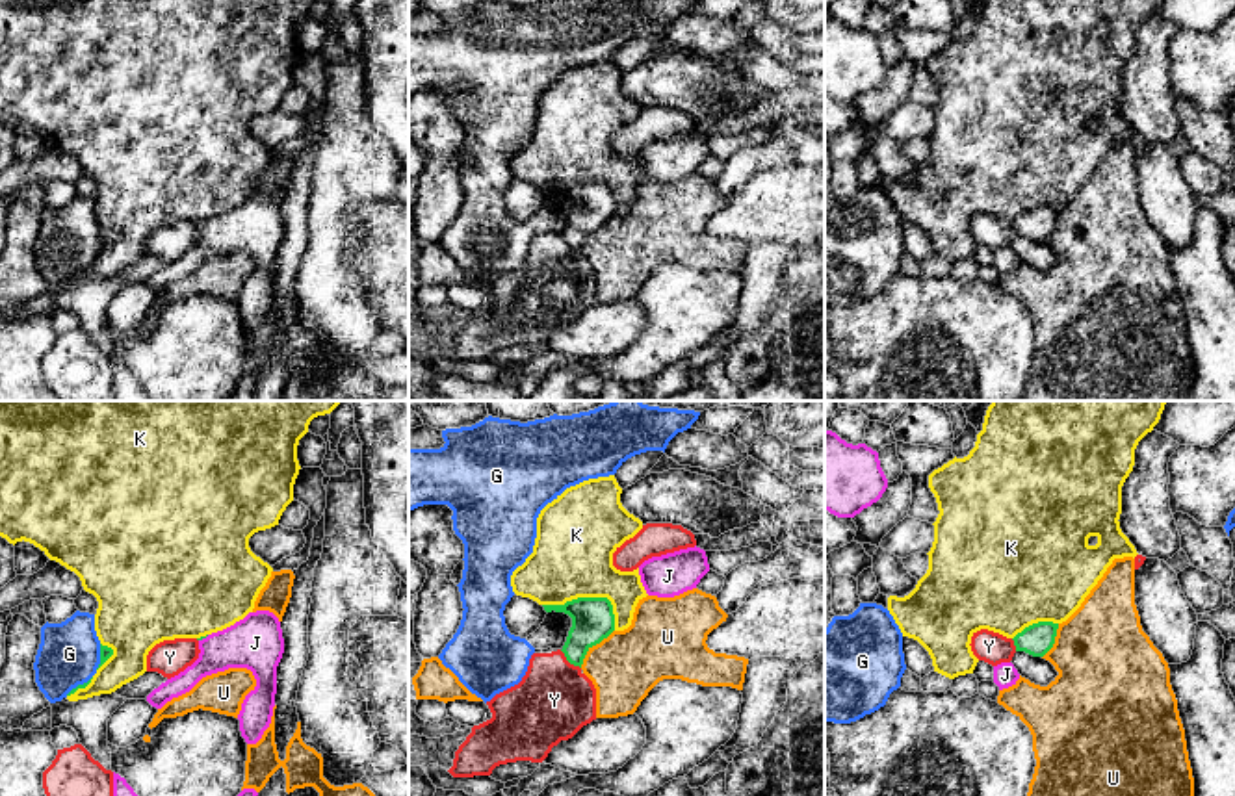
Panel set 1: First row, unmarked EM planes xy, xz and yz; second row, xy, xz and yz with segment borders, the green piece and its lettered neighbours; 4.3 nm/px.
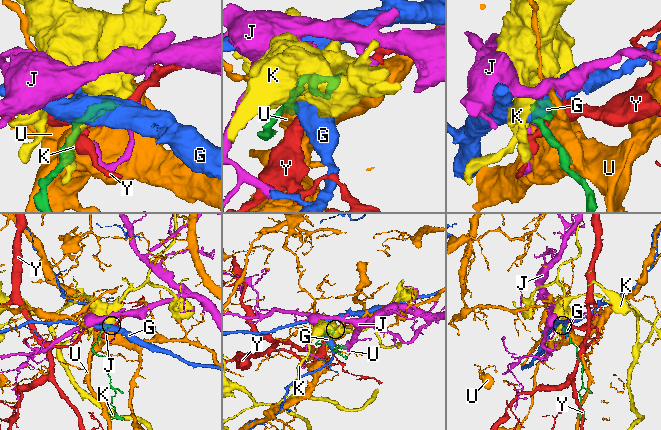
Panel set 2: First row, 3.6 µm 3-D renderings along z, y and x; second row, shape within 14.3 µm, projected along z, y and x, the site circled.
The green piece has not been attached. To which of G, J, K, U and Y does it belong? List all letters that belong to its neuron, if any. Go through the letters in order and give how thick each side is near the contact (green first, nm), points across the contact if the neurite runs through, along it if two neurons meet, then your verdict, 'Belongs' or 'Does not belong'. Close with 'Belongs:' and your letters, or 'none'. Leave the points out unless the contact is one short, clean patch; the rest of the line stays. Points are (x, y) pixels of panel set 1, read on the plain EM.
G: Thickness 20 nm (green) against 280 nm. Boundary: xy (91, 260), (65, 279). Does not belong
J: Thickness 20 nm (green) against 240 nm. Path across: xy (207, 219), (203, 221), (255, 227). Belongs
K: Thickness 190 nm (green) against 360 nm. Does not belong
U: Thickness 190 nm (green) against 300 nm. Does not belong
Y: Thickness 190 nm (green) against 340 nm. Does not belong
Belongs: J

